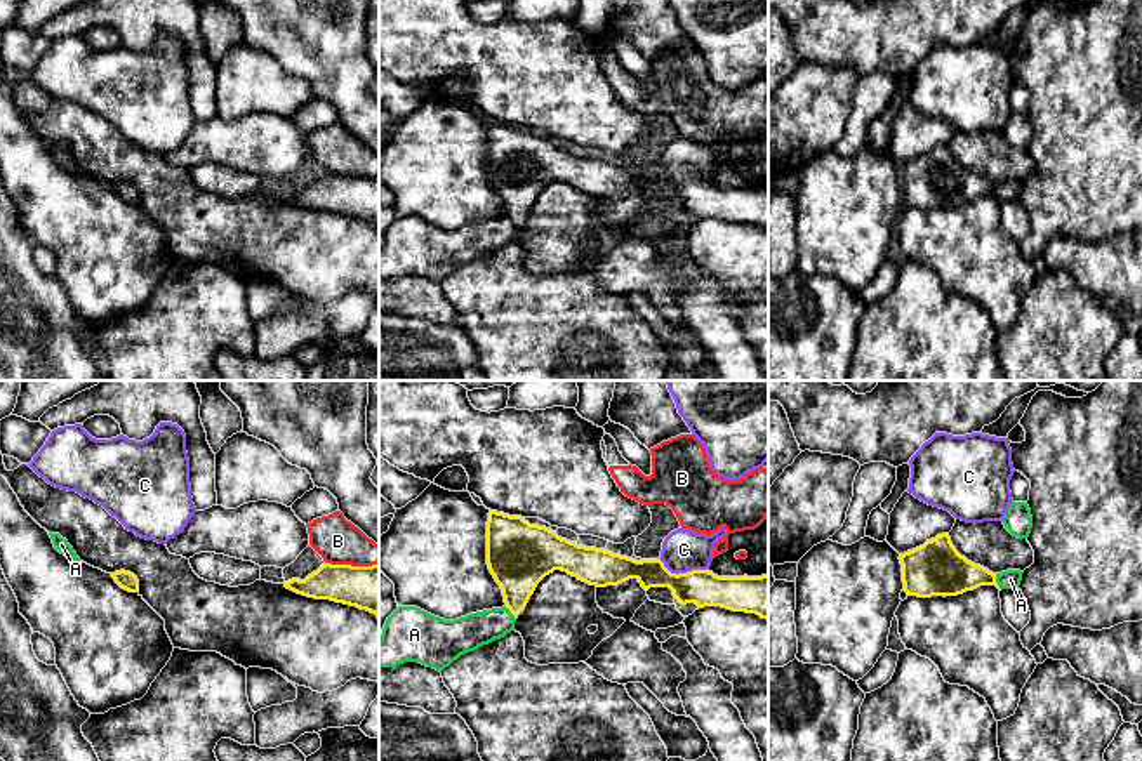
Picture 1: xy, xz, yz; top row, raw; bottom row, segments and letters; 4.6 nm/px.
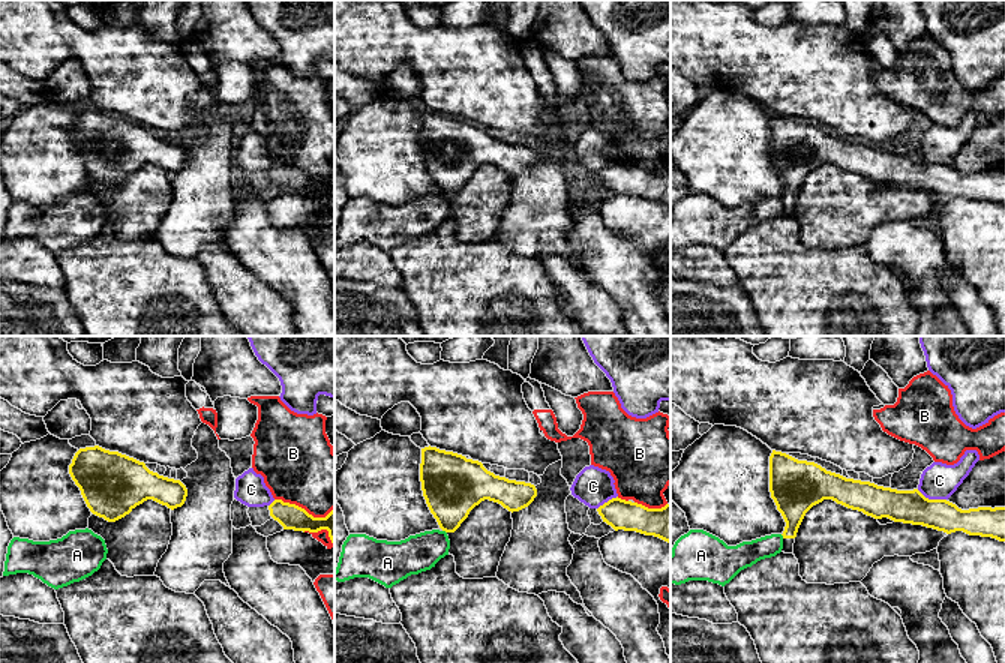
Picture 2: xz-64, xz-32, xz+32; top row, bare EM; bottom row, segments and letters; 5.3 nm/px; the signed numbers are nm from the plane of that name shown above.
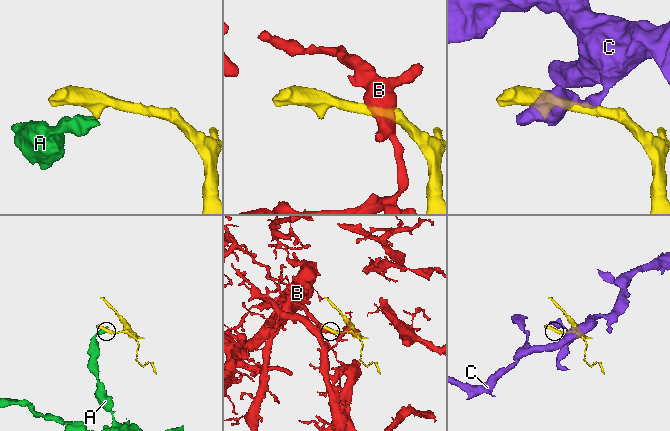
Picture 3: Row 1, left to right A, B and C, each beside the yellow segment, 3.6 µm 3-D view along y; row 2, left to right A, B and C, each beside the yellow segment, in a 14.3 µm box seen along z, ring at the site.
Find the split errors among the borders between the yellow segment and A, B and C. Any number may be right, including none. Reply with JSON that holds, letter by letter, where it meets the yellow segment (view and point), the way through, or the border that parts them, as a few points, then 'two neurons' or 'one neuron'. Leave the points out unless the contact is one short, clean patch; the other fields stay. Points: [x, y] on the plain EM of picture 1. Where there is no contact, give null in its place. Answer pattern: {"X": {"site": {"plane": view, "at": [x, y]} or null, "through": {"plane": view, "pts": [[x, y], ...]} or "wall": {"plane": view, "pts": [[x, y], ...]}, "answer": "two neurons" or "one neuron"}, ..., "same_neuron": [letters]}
{"A": {"site": {"plane": "yz", "at": [996, 193]}, "wall": {"plane": "yz", "pts": [[995, 185], [1000, 200]]}, "answer": "two neurons"}, "B": {"site": {"plane": "xy", "at": [350, 176]}, "answer": "two neurons"}, "C": {"site": {"plane": "xz", "at": [682, 185]}, "wall": {"plane": "xz", "pts": [[659, 169], [677, 185], [706, 181]]}, "answer": "two neurons"}, "same_neuron": []}

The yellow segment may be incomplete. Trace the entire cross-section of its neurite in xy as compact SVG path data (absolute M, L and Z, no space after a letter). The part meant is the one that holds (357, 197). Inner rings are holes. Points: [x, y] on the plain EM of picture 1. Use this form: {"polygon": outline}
{"polygon": "M379 174L372 177L322 175L304 191L292 189L285 198L315 210L330 210L379 224Z"}

